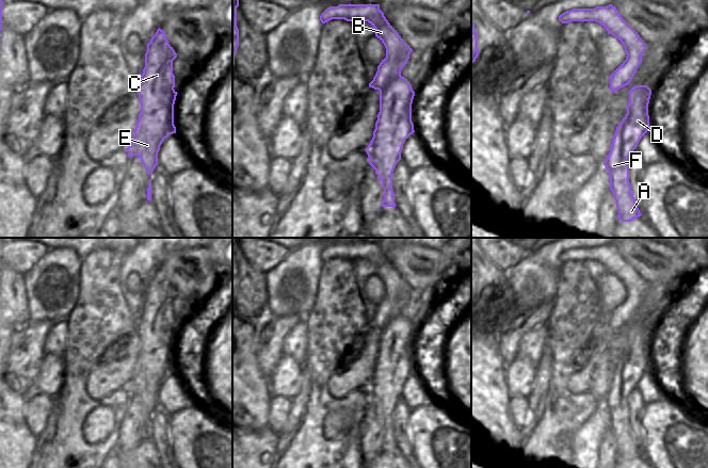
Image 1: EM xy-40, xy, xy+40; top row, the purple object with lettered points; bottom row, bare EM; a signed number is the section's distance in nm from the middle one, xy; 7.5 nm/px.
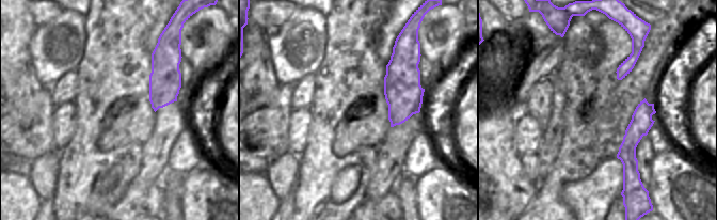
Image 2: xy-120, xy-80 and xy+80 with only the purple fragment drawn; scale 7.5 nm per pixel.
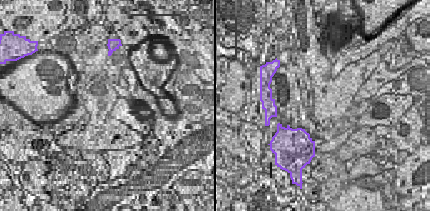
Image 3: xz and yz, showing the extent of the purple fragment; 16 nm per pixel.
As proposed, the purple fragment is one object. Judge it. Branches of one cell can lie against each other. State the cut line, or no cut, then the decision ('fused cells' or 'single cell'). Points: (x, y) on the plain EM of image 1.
xy (386, 295), (390, 299), (399, 294), (400, 309) | fused cells

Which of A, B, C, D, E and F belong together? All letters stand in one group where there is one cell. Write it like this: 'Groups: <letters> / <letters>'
Groups: A C D E F / B

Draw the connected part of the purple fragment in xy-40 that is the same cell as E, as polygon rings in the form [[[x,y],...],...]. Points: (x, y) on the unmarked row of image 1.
[[[160,267],[157,276],[145,292],[145,306],[136,321],[141,351],[132,381],[126,387],[129,396],[138,394],[147,413],[158,404],[162,381],[176,372],[174,343],[177,335],[173,300],[177,293]]]

